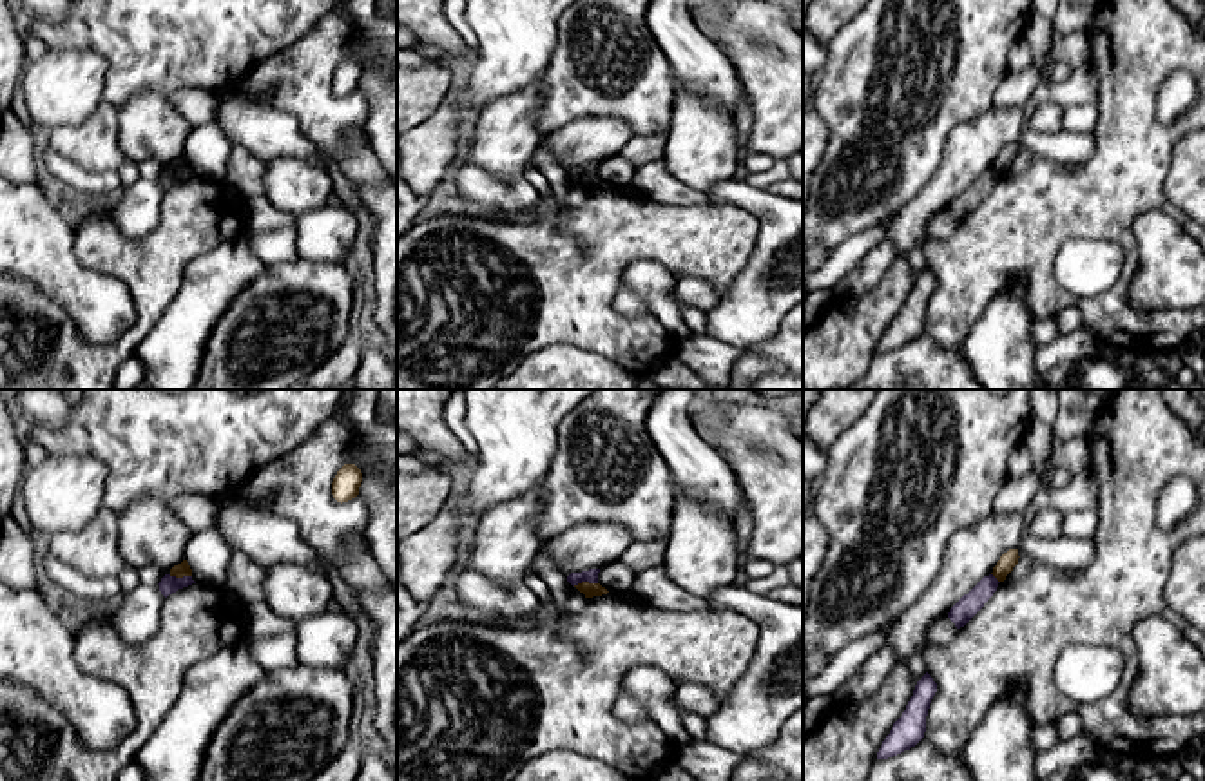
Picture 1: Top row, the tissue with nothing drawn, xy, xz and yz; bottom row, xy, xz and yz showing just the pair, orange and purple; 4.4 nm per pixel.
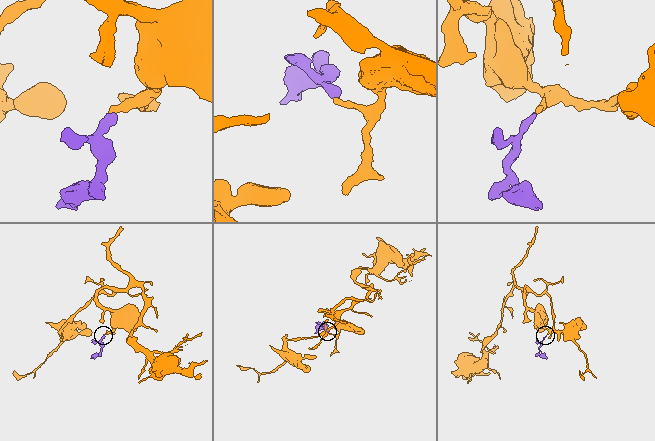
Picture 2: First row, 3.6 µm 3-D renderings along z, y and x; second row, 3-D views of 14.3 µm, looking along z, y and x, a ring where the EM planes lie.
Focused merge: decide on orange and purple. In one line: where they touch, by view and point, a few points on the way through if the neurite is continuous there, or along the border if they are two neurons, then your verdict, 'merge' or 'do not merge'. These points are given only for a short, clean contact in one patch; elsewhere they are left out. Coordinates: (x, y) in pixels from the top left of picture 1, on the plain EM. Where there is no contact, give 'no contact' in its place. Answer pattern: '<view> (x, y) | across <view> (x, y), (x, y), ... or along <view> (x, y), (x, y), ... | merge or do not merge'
xz (584, 176) | along xz (597, 176), (578, 176), (573, 180) | do not merge

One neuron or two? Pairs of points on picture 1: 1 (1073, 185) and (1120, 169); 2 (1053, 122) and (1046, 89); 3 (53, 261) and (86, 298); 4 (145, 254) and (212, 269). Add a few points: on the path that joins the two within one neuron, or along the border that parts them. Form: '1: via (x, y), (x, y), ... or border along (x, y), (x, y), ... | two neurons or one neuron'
1: via (1084, 185), (1104, 185), (1109, 180) | one neuron
2: border along (1062, 106), (1042, 104), (1026, 127) | two neurons
3: via (58, 270), (77, 289) | one neuron
4: border along (223, 240), (187, 265), (183, 283), (171, 303) | two neurons

